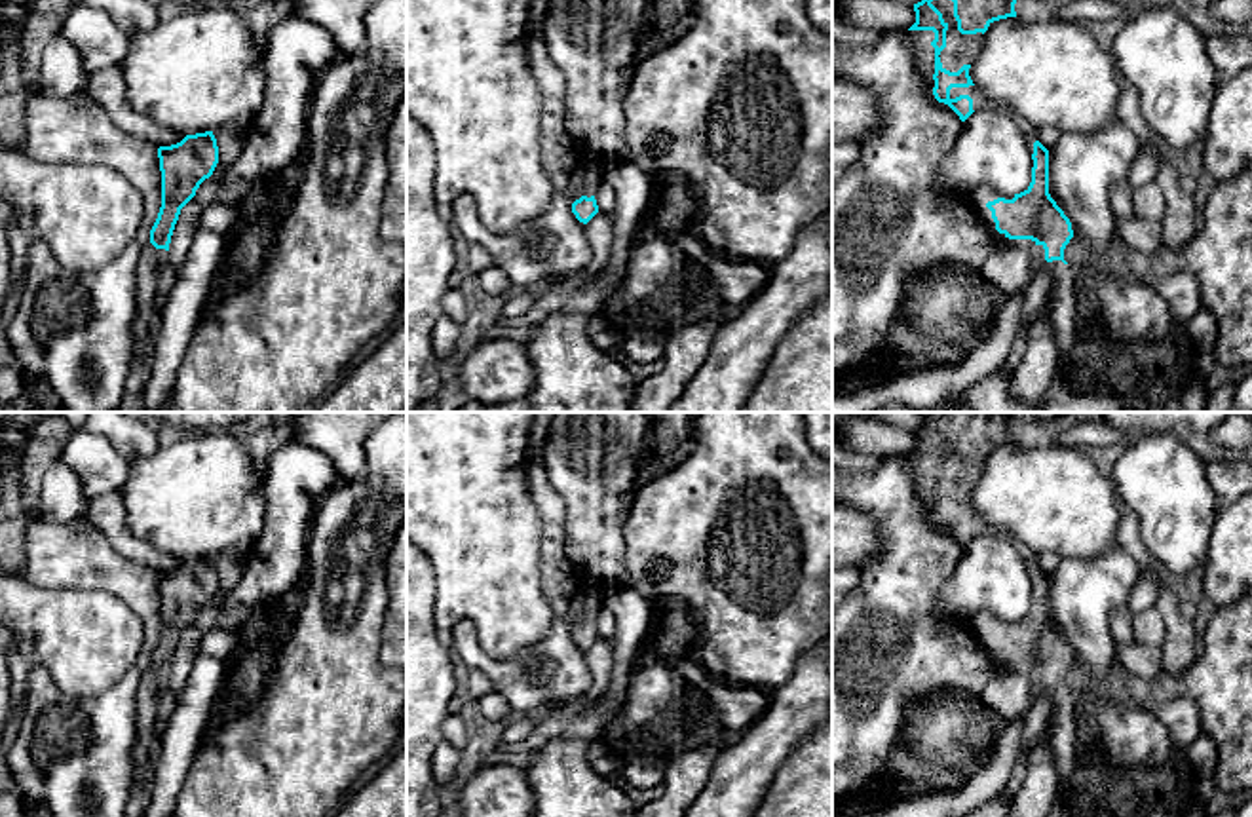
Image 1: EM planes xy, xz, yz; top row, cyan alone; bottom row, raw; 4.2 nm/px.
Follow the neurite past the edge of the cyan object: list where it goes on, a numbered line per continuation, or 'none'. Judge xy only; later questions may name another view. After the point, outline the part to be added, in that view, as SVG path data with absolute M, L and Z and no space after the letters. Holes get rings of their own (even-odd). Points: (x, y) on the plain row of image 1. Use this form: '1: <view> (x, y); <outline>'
1: xy (152, 686); M144 671L137 692L137 741L133 750L135 771L123 817L144 817L152 796L154 770L161 749L156 732L160 699L169 694L169 676Z

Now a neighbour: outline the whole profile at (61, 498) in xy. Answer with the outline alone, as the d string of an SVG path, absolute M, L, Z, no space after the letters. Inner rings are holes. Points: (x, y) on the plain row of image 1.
M55 456L42 477L38 519L74 521L85 517L87 505L78 475Z

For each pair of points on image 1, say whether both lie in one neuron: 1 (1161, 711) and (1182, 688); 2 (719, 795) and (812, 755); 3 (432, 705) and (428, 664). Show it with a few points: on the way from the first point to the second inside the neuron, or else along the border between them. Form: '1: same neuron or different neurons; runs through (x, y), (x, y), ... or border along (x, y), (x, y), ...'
1: different neurons; border along (1150, 683), (1159, 698), (1190, 698), (1201, 730)
2: different neurons; border along (808, 738), (781, 762), (760, 797)
3: same neuron; runs through (428, 696), (428, 673)

